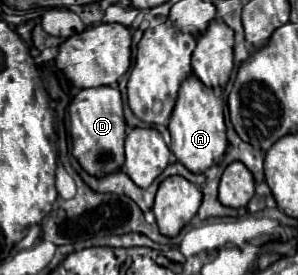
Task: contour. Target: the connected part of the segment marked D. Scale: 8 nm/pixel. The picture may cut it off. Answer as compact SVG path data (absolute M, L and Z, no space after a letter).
M96 87L96 89L82 89L68 107L70 125L72 125L72 153L82 165L82 169L90 175L104 177L106 173L114 173L124 165L124 137L126 137L126 121L122 113L122 99L120 91L114 87Z

